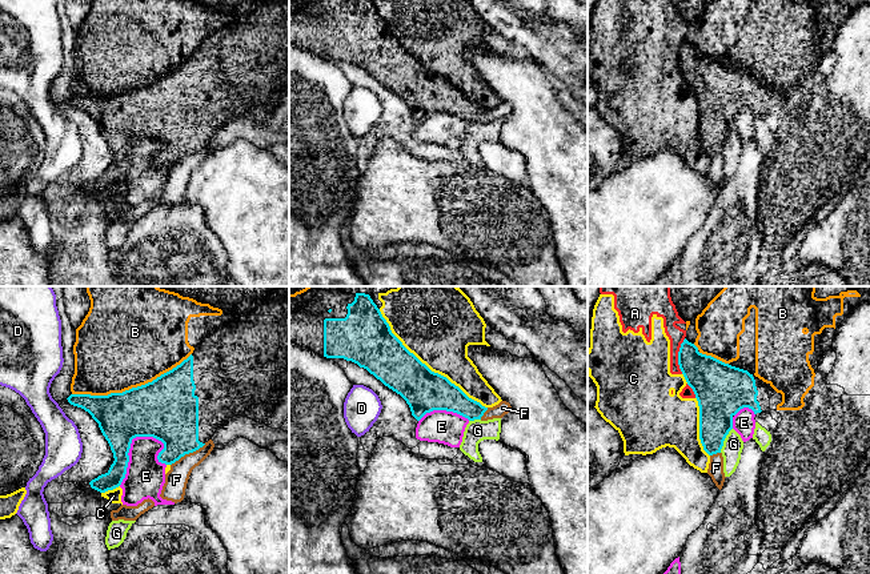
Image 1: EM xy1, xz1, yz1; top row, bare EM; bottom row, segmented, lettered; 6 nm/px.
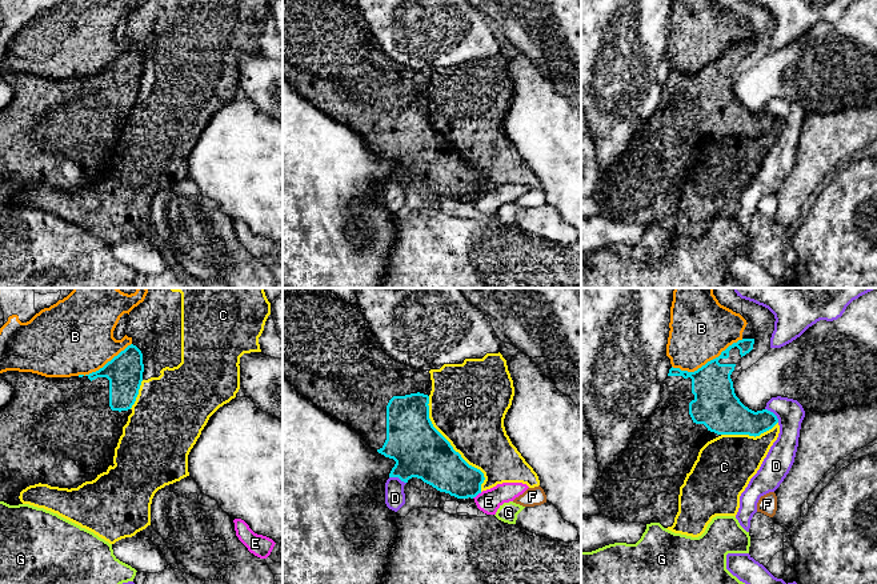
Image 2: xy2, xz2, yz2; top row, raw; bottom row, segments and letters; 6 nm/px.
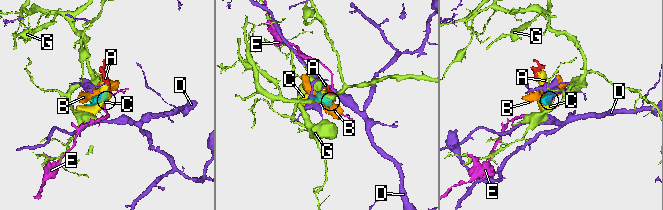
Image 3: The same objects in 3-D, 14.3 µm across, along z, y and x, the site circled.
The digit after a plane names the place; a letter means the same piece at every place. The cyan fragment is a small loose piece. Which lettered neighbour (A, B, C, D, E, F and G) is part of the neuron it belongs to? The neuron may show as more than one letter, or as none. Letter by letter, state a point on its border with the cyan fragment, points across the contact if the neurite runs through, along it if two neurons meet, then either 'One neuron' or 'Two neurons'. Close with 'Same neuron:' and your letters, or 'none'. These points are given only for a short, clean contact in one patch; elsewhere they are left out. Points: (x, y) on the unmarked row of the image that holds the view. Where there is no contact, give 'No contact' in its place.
A: Touches cyan at yz1 (678, 57). Boundary: yz1 (685, 40), (678, 53), (681, 75). Two neurons
B: Touches cyan at xy1 (132, 89). Two neurons
C: Touches cyan at xz1 (427, 68). Two neurons
D: Touches cyan at yz2 (773, 115). Boundary: yz2 (765, 110), (779, 123). Two neurons
E: Touches cyan at xy1 (129, 149). Two neurons
F: Touches cyan at xy1 (188, 155). Boundary: xy1 (205, 145), (185, 155), (171, 167). Two neurons
G: Touches cyan at yz1 (724, 141). Boundary: yz1 (732, 129), (720, 153). Two neurons
Same neuron: none

